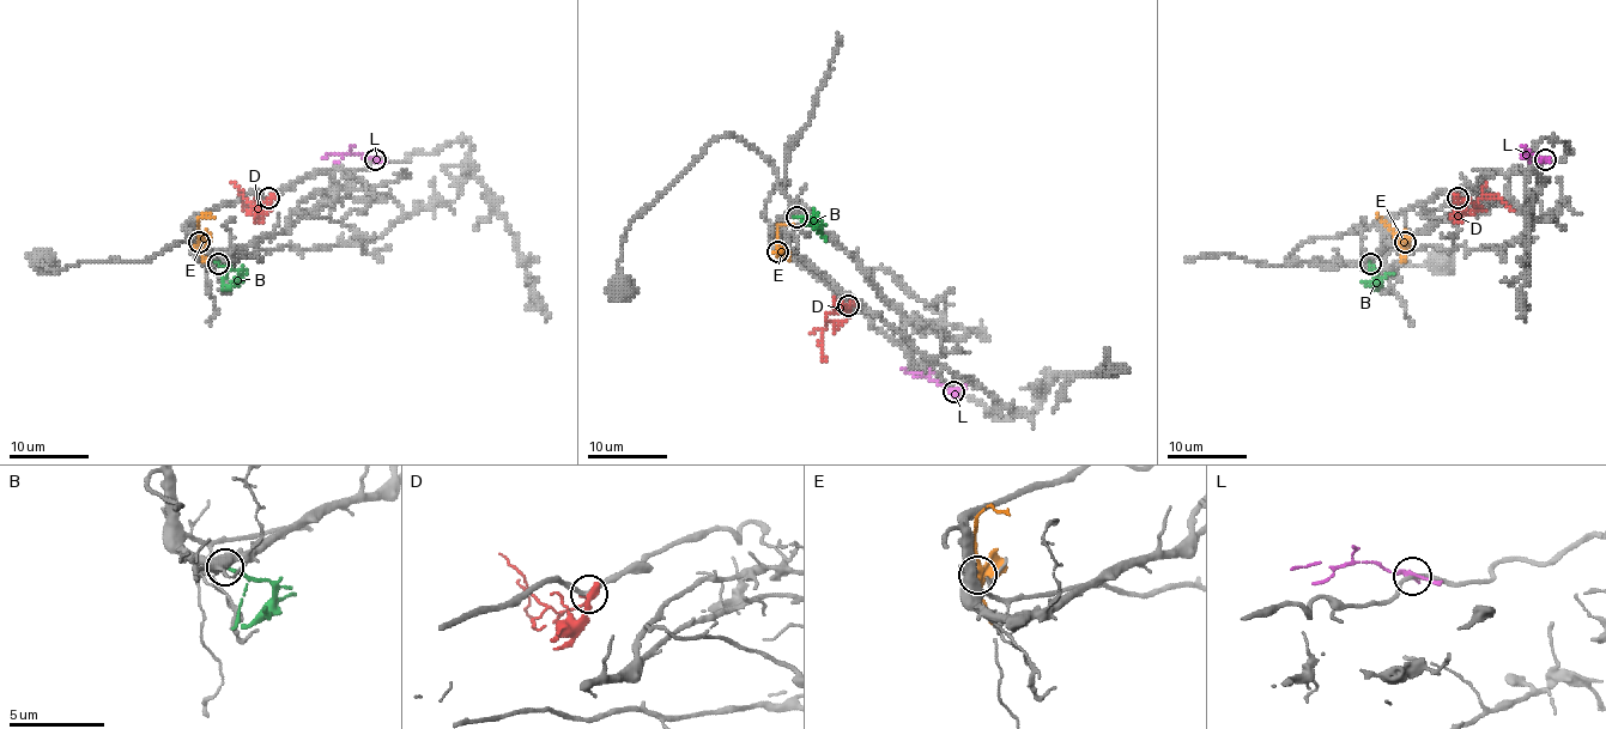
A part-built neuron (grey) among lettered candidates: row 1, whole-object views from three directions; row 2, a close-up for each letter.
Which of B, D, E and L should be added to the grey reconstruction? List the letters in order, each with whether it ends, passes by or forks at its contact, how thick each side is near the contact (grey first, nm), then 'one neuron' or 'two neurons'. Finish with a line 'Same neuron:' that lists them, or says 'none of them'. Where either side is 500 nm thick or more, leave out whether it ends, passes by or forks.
B: it ends there; 480 nm thick on the grey side, 200 nm on the other; one neuron
D: it passes by; 260 nm thick on the grey side, 360 nm on the other; two neurons
E: it forks there; 70 nm thick on the grey side, 460 nm on the other; two neurons
L: it passes by; 240 nm thick on the grey side, 240 nm on the other; two neurons
Same neuron: B

